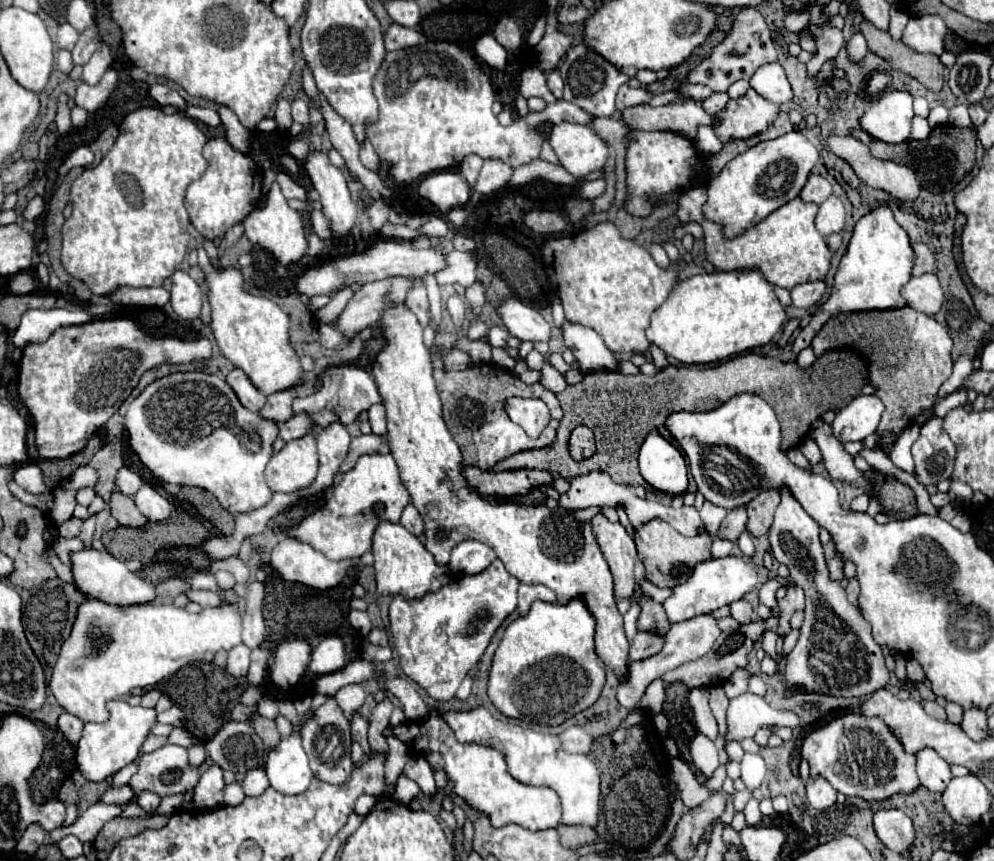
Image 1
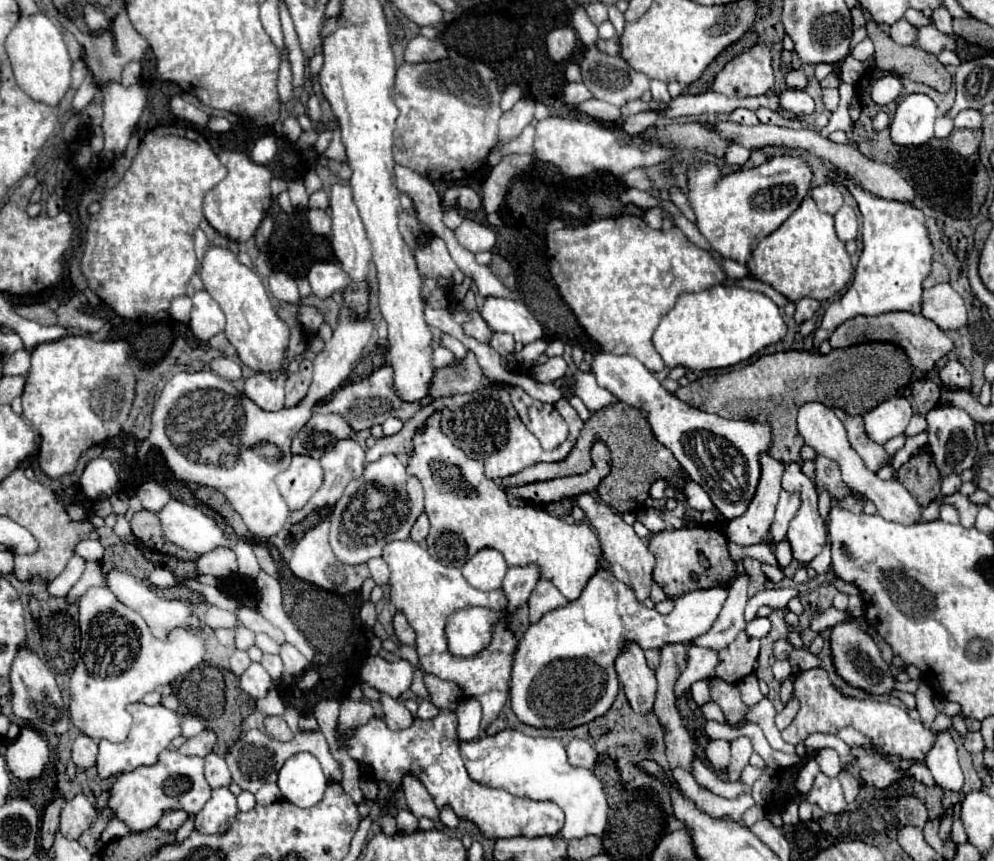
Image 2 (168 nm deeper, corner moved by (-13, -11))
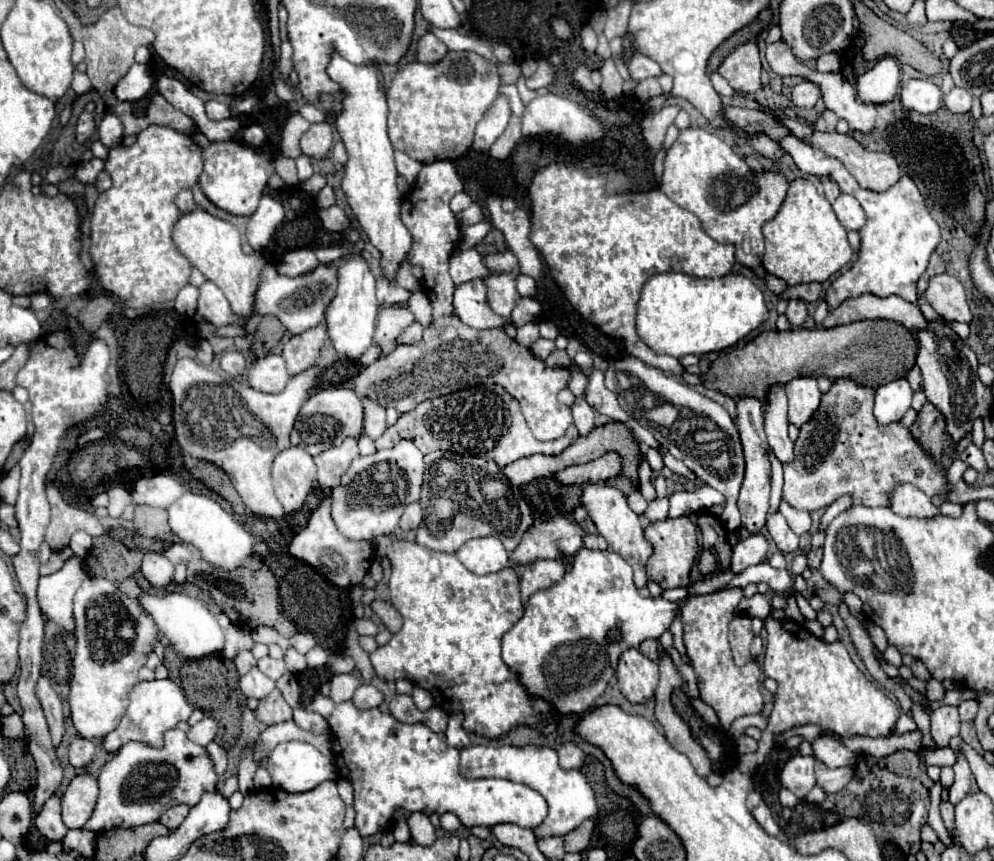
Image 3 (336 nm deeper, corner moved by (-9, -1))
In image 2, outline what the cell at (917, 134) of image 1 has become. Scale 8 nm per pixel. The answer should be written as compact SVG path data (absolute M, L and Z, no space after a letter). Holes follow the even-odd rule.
M937 118L935 122L935 138L947 138L953 130L953 122L947 118Z

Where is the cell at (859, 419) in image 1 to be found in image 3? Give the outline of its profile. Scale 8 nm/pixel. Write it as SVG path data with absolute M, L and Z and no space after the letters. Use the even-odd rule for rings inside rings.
M897 378L889 384L883 384L877 388L875 394L875 418L879 424L891 424L895 420L901 420L903 414L911 408L913 390L907 382L907 378Z

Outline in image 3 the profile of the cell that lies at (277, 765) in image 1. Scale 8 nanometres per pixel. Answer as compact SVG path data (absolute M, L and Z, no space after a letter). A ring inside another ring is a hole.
M283 742L283 744L279 744L271 752L265 766L271 774L273 786L281 788L285 792L307 792L307 790L313 790L315 786L319 786L325 780L337 780L333 756L321 754L315 746L311 746L307 742Z

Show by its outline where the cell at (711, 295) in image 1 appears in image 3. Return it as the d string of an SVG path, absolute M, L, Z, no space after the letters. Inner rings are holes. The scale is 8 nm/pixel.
M661 272L651 276L641 288L635 326L639 338L655 354L681 358L687 354L707 354L733 346L765 320L767 306L761 290L741 274L693 278L683 272Z

